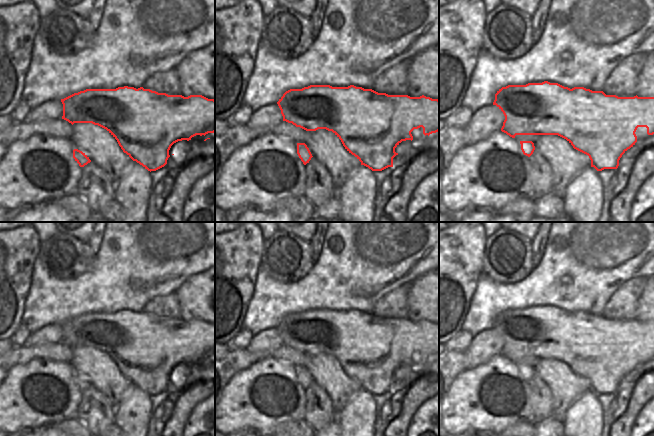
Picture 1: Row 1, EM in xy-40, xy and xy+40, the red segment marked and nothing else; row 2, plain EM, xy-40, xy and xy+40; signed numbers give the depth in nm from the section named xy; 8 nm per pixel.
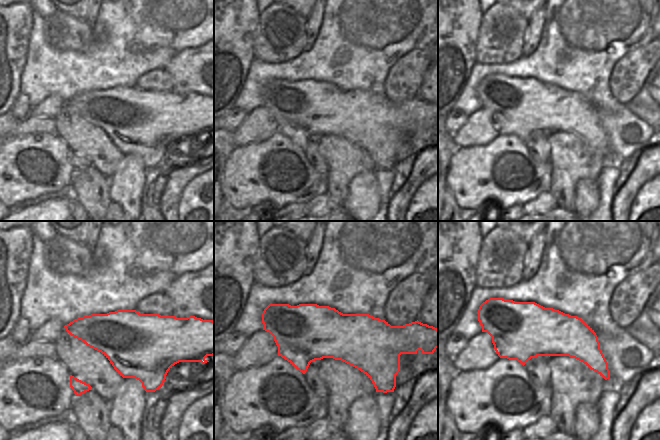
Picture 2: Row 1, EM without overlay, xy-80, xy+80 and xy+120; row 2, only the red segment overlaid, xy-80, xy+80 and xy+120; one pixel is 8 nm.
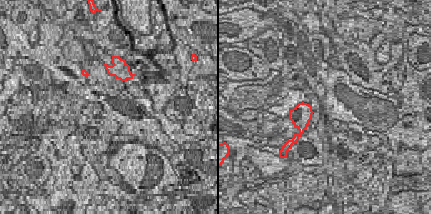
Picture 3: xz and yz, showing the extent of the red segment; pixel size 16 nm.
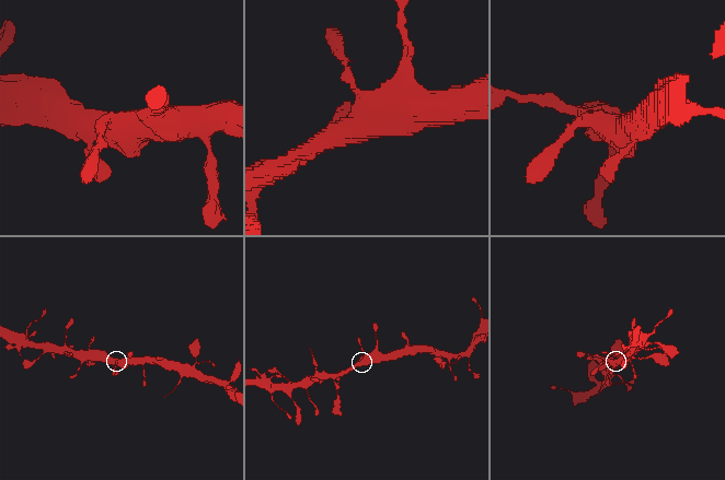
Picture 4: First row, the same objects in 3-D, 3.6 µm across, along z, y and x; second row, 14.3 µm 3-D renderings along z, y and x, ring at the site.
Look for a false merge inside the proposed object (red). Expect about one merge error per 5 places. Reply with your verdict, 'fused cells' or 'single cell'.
single cell

